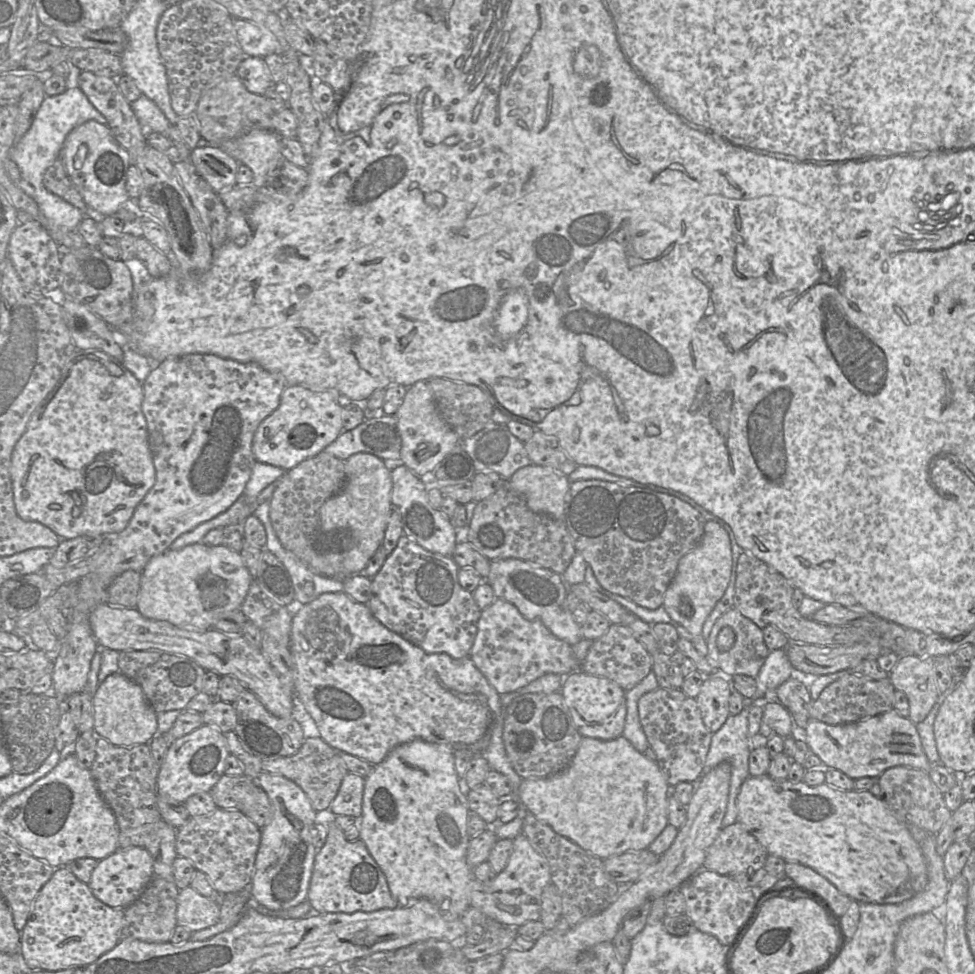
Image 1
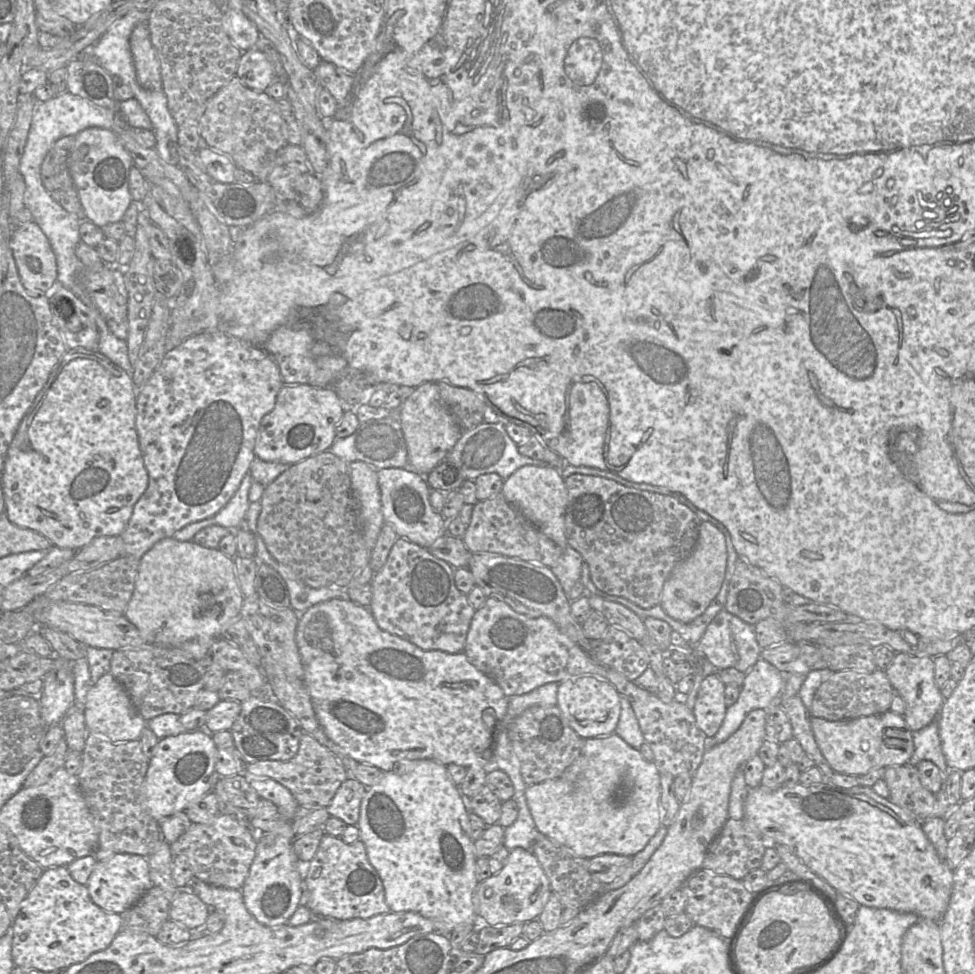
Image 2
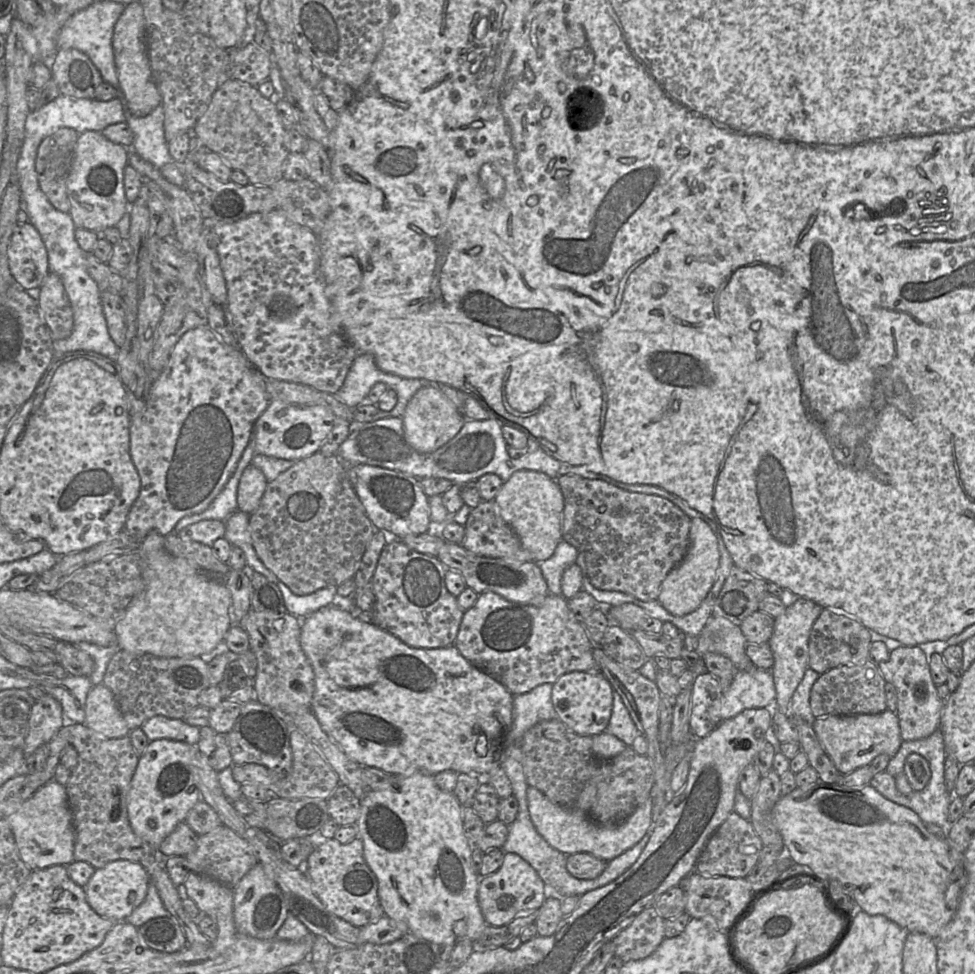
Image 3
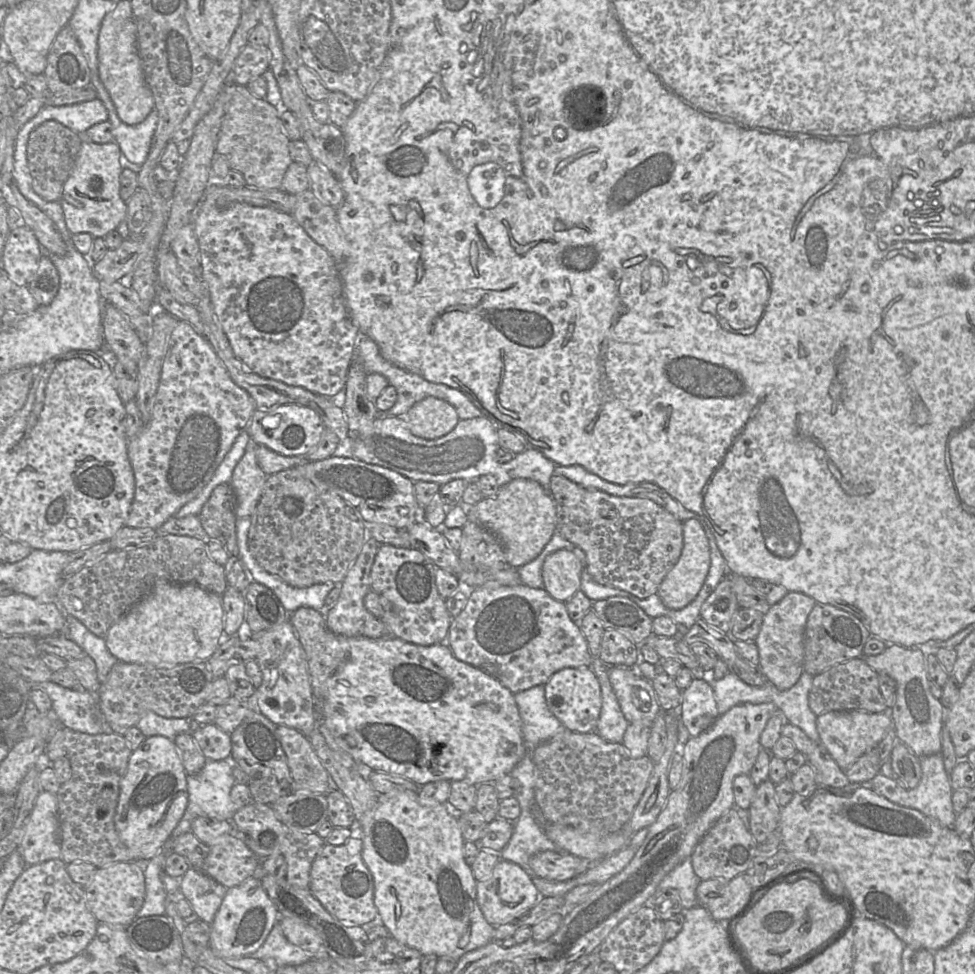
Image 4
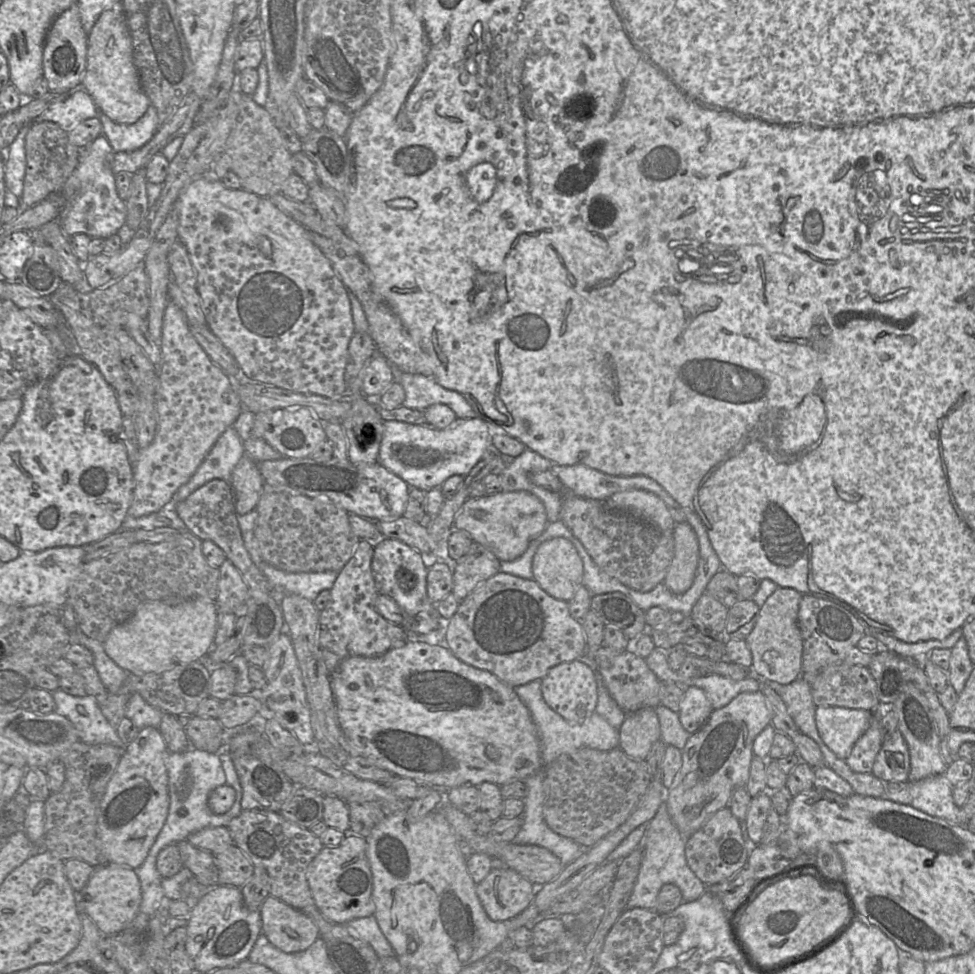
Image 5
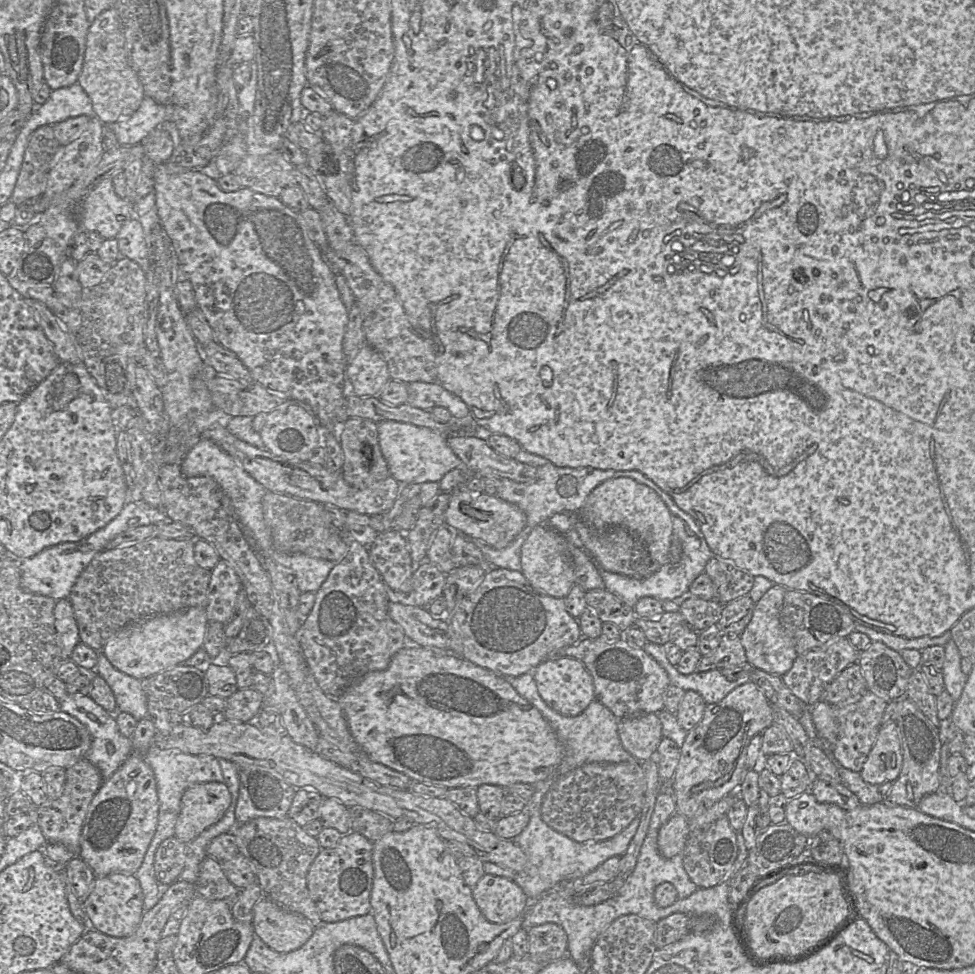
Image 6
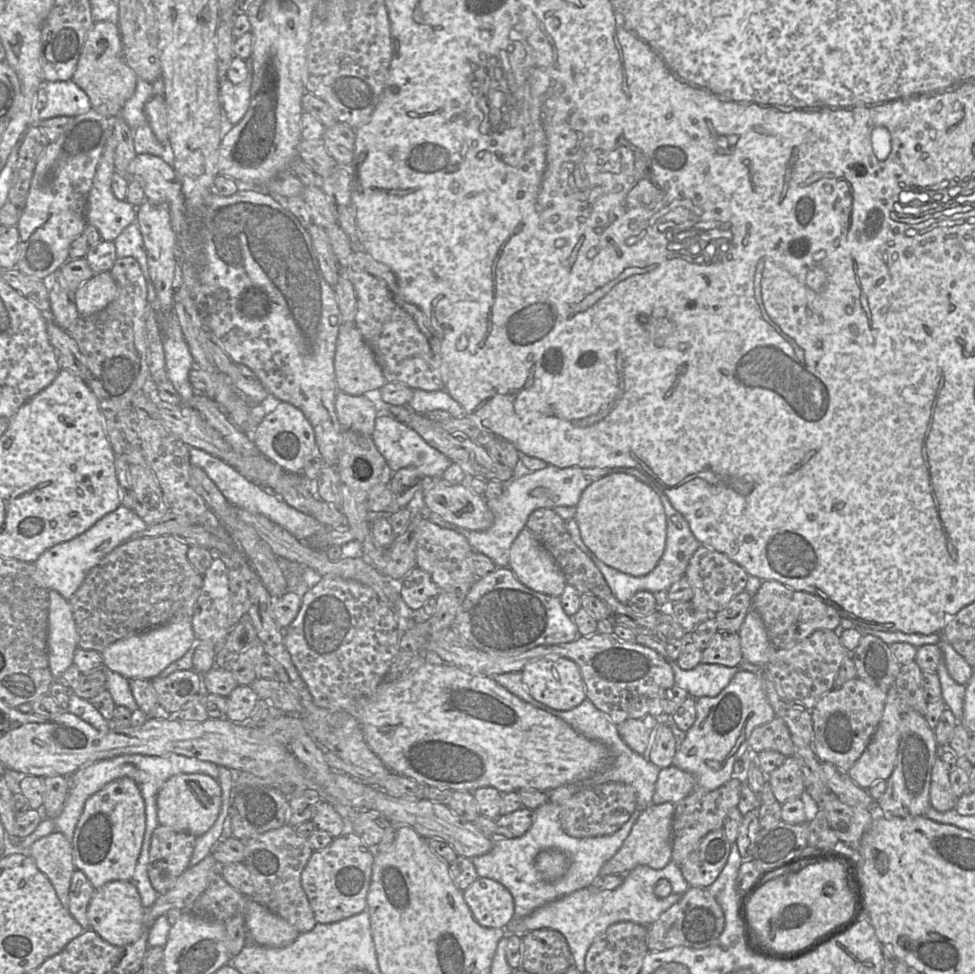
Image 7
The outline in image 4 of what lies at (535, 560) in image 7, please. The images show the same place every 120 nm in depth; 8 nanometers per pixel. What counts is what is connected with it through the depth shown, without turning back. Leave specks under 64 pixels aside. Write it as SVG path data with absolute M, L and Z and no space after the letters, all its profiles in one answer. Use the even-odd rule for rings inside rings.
M560 549L546 557L542 567L544 589L555 600L566 602L580 590L582 564L573 551Z

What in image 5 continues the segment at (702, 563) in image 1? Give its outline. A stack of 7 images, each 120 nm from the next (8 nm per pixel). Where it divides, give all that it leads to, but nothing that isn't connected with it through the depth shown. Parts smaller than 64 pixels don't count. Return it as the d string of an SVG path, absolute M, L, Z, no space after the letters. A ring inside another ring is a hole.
M676 523L673 537L674 556L663 583L672 593L682 594L693 584L699 560L699 543L688 523Z

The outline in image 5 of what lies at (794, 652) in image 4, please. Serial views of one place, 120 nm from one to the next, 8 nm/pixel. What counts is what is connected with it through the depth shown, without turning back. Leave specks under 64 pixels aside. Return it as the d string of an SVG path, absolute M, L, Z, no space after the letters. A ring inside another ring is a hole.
M778 587L759 609L757 621L745 639L752 654L752 671L760 680L781 685L795 681L803 673L803 640L798 627L802 593L791 587Z

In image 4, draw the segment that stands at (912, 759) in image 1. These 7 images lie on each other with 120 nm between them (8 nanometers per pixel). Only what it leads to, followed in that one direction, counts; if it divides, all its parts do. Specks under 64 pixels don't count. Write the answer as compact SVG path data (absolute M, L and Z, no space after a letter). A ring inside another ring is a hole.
M891 709L882 713L862 711L830 711L817 716L816 727L822 746L841 770L846 771L867 751L877 747L887 732L893 728Z

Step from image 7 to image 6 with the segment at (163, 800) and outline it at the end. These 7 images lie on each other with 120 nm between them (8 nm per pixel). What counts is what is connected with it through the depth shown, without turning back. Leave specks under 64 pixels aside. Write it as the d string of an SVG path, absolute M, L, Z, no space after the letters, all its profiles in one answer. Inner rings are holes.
M224 782L191 785L181 799L175 837L184 843L192 841L220 821L230 804L231 794Z

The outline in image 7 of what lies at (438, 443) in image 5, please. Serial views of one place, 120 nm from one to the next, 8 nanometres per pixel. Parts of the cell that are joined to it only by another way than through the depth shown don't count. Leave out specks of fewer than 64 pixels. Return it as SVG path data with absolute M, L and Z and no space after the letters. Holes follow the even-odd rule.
M378 414L372 438L393 472L404 467L414 466L424 476L442 478L443 473L452 463L444 454L430 446L415 430L389 414Z

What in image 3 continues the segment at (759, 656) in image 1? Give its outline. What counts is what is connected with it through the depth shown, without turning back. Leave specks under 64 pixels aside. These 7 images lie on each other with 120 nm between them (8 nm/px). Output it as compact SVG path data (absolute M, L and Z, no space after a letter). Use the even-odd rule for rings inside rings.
M711 616L699 637L701 656L712 651L729 658L738 670L750 668L752 662L745 652L748 641L739 625L724 617Z

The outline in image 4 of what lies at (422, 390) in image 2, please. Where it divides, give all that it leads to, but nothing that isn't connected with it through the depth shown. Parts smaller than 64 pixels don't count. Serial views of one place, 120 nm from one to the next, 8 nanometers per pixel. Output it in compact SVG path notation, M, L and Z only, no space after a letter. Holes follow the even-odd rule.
M433 396L415 403L406 414L406 420L412 434L429 440L448 434L459 422L455 408Z

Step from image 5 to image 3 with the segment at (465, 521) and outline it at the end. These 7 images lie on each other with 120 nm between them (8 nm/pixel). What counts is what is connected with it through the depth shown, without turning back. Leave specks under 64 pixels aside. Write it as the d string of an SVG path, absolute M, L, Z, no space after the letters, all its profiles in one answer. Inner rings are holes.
M519 470L505 481L494 498L503 520L519 537L522 546L540 563L551 557L562 540L563 494L556 480L544 473Z

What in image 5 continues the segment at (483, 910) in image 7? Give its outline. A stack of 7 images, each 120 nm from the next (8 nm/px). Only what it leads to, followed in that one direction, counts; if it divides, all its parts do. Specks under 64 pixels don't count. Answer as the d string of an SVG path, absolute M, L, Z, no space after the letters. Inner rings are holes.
M509 868L492 869L486 878L477 884L476 894L488 918L494 922L503 922L515 918L530 905L536 894L536 886Z

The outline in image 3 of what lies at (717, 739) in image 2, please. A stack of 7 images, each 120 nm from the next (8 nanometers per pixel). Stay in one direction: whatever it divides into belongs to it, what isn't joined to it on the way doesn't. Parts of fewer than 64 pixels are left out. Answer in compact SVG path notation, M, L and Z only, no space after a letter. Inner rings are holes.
M750 667L737 671L729 689L723 692L721 719L732 718L745 709L774 708L776 689L769 670Z

